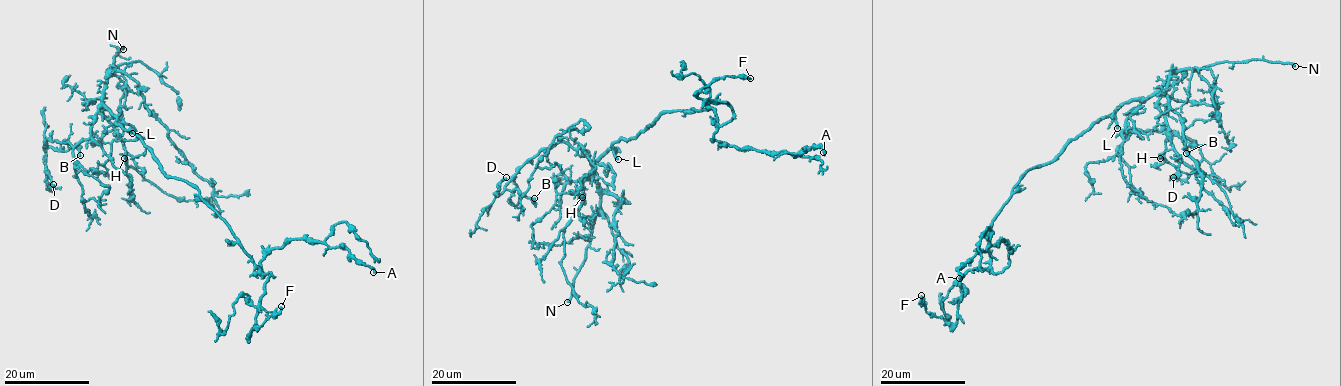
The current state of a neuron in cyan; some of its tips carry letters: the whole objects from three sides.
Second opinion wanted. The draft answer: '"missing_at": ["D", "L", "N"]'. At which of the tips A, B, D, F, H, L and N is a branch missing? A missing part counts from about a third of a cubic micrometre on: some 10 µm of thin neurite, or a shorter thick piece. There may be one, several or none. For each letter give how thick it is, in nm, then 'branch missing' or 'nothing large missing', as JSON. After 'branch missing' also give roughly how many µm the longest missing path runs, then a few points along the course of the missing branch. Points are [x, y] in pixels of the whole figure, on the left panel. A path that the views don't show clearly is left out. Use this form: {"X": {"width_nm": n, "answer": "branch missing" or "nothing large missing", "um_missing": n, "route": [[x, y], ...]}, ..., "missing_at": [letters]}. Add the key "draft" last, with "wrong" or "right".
{"A": {"width_nm": 150, "answer": "nothing large missing"}, "B": {"width_nm": 170, "answer": "nothing large missing"}, "D": {"width_nm": 160, "answer": "branch missing", "um_missing": 7, "route": [[53, 184], [63, 184], [76, 177]]}, "F": {"width_nm": 180, "answer": "nothing large missing"}, "H": {"width_nm": 130, "answer": "nothing large missing"}, "L": {"width_nm": 200, "answer": "branch missing", "um_missing": 15}, "N": {"width_nm": 280, "answer": "branch missing", "um_missing": 100}, "missing_at": ["D", "L", "N"], "draft": "right"}

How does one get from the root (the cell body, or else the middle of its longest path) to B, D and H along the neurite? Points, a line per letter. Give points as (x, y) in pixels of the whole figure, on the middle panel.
B: (650, 127), (615, 142), (595, 160), (582, 148), (564, 142), (542, 148), (505, 187), (534, 198)
D: (650, 127), (615, 142), (595, 160), (582, 148), (550, 145), (495, 196), (506, 177)
H: (650, 127), (634, 138), (615, 142), (597, 161), (592, 178), (583, 180), (582, 197)

